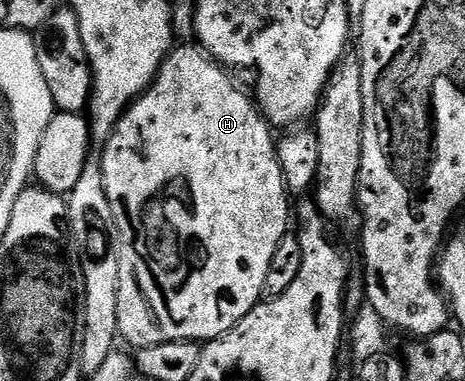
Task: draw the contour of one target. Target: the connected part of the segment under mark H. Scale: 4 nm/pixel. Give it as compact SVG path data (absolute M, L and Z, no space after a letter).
M177 45L170 51L165 64L158 69L157 78L149 90L135 99L125 110L113 132L104 140L105 152L99 156L103 185L107 189L107 201L111 201L111 213L115 213L117 226L117 256L119 257L119 305L117 306L117 330L122 340L133 343L134 348L160 343L174 343L191 339L208 341L217 339L233 328L251 309L262 302L267 281L267 269L279 241L290 230L291 196L283 181L283 169L277 156L277 139L274 128L261 114L256 102L249 99L233 84L233 79L222 64L218 63L200 45Z

